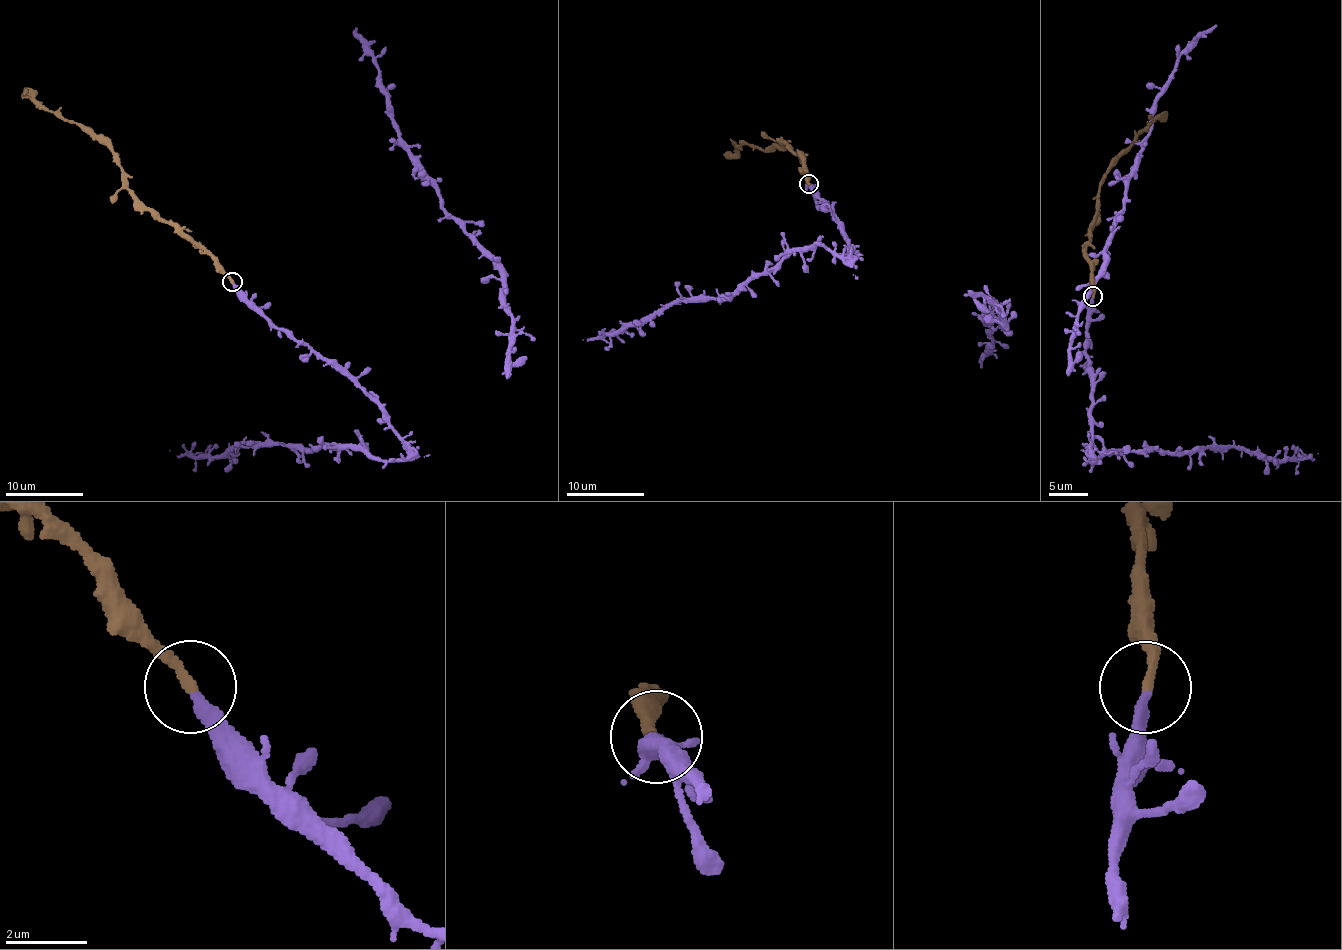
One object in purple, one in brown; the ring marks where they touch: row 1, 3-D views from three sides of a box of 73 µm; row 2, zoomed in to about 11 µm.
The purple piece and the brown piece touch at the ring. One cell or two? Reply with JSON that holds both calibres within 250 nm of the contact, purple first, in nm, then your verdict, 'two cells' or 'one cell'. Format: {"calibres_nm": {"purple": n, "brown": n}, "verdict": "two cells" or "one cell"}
{"calibres_nm": {"purple": 280, "brown": 240}, "verdict": "one cell"}

